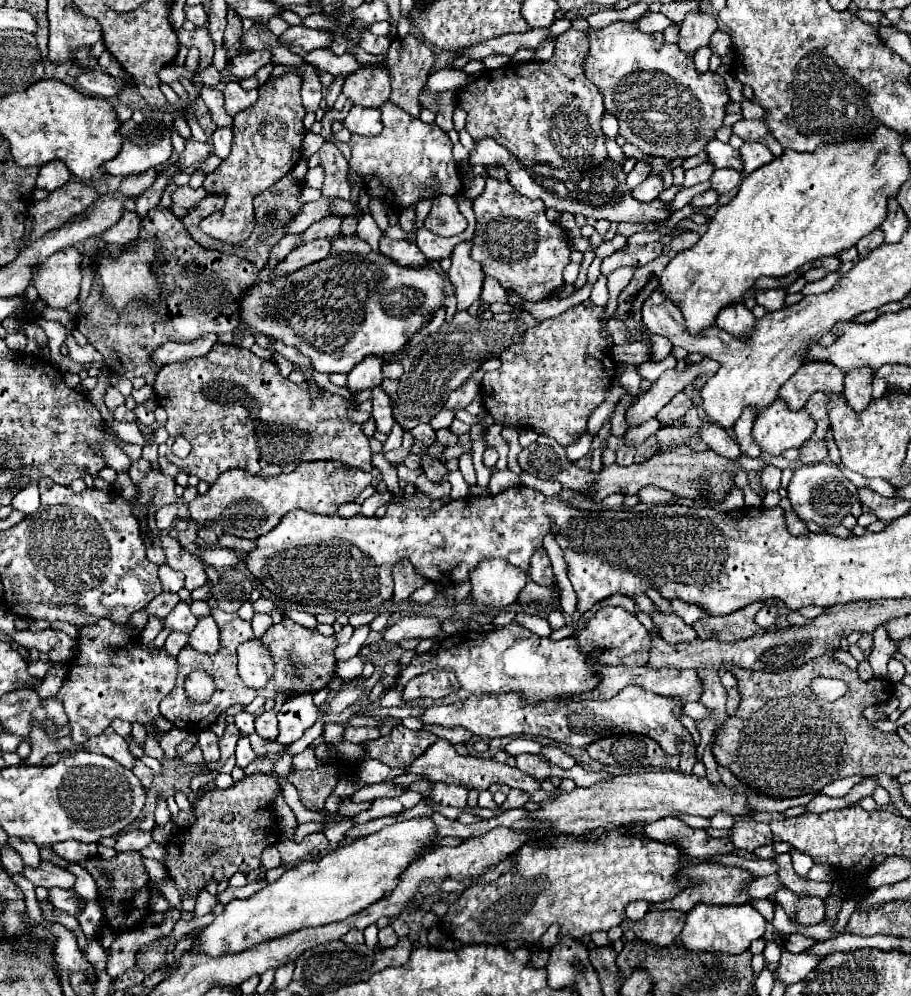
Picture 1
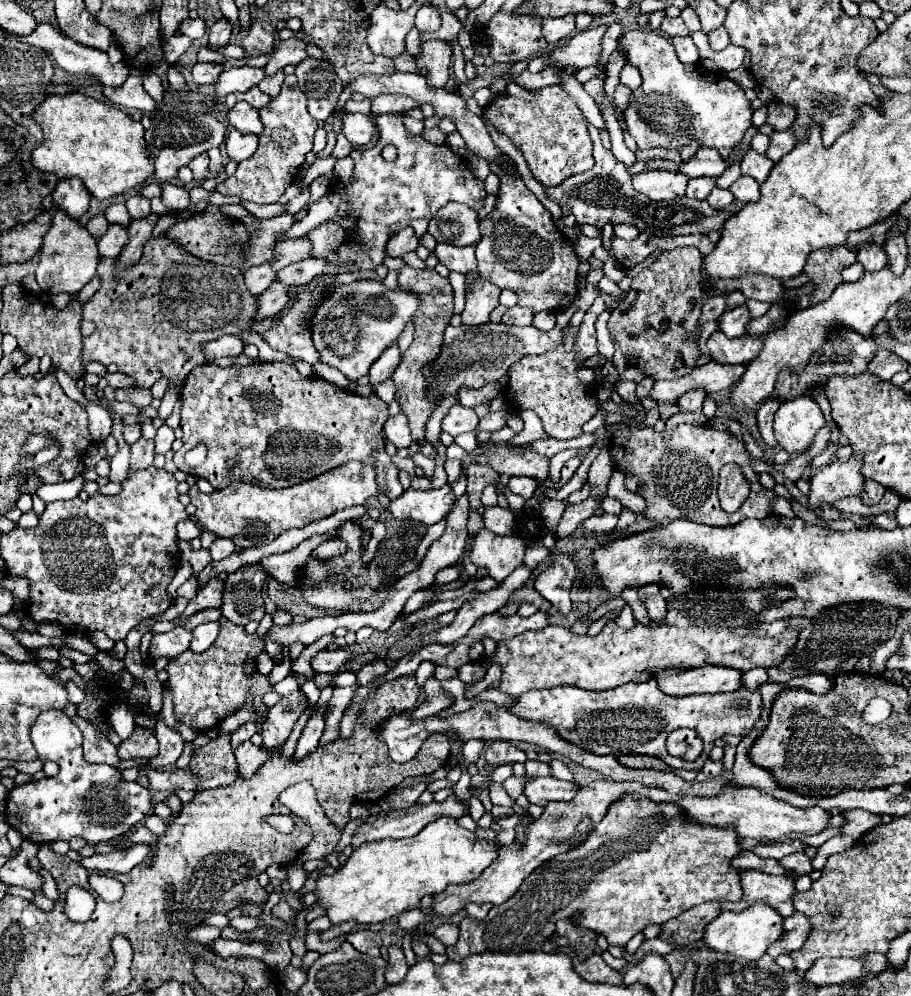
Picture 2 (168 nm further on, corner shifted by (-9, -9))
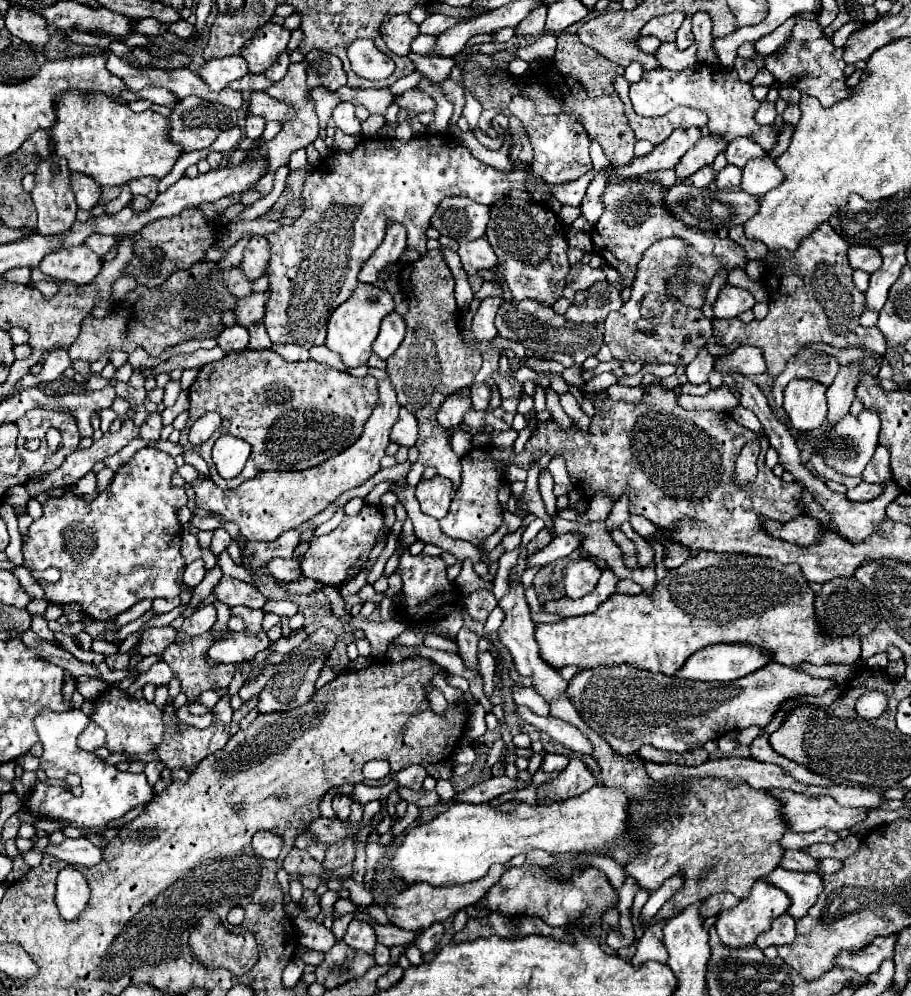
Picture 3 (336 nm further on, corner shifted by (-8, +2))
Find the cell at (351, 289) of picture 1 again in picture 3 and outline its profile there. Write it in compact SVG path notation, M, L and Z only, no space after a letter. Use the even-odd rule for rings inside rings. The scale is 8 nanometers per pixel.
M359 284L353 292L353 296L341 304L333 314L327 324L327 348L337 352L343 360L345 366L363 366L367 364L371 356L371 344L379 334L379 324L385 314L393 312L393 296L377 286L367 286Z

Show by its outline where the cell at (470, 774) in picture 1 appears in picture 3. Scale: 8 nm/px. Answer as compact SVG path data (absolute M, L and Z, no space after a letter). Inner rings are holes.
M571 758L569 766L563 772L559 772L555 776L555 780L551 780L551 784L547 784L547 788L537 788L537 796L539 796L539 800L543 800L543 796L567 798L567 796L583 794L597 784L599 784L599 780L589 772L585 762L579 758Z

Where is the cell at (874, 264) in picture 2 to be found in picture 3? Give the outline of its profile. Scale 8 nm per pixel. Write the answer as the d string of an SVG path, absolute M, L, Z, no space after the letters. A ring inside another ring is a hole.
M851 246L849 248L849 266L853 270L863 270L867 274L873 274L881 268L881 254L877 248L869 246Z

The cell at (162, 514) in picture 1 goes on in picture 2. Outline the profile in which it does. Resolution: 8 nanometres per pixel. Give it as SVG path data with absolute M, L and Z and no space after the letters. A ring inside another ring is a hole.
M182 519L182 521L178 521L176 531L178 531L178 537L180 537L180 539L186 539L186 541L190 541L190 539L194 539L194 537L200 535L200 529L198 529L196 523L190 521L190 519Z

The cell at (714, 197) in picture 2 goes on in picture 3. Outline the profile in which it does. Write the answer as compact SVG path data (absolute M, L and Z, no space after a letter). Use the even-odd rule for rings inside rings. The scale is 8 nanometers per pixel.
M725 166L719 174L717 174L717 188L725 190L725 188L737 188L741 184L741 174L743 170L737 166Z

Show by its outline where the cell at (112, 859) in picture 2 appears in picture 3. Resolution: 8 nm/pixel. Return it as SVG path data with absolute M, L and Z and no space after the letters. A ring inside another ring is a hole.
M65 838L61 844L47 844L41 854L45 856L53 856L59 860L65 860L67 864L81 864L81 866L91 866L99 862L101 856L101 848L93 846L87 838Z

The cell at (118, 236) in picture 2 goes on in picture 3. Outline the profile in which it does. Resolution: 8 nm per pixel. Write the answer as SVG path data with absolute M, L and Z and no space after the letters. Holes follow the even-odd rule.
M95 234L95 236L89 236L89 238L85 240L85 244L87 244L97 256L103 258L103 256L113 248L115 236L99 236L99 234Z

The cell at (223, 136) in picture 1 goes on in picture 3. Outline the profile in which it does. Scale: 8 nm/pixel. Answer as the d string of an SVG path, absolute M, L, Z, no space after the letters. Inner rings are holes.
M249 114L249 116L245 118L245 136L247 136L247 138L257 140L257 138L261 138L263 130L265 130L265 120L263 120L261 116Z

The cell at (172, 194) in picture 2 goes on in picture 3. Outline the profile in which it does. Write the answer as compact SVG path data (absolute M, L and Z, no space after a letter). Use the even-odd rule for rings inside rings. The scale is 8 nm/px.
M141 178L141 180L131 180L127 182L131 188L131 194L149 194L149 192L157 192L157 182L159 180L151 180L151 178Z

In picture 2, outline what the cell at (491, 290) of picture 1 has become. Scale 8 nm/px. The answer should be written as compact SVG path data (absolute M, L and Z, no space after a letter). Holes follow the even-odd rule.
M514 305L514 307L510 307L510 309L502 315L502 323L526 327L526 325L532 325L532 317L534 317L534 313L528 311L528 307Z

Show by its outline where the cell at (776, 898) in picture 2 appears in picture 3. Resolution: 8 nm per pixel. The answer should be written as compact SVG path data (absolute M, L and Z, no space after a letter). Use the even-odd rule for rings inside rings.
M775 868L775 872L771 872L771 876L765 878L765 882L775 884L777 888L781 888L783 892L789 894L791 898L791 916L795 920L803 918L807 914L807 910L817 902L819 894L823 892L823 882L819 874L801 874L801 872L789 872L783 868Z

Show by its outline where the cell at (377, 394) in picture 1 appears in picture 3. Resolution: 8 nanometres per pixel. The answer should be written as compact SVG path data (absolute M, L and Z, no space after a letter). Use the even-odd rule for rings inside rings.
M401 408L399 418L391 428L391 442L405 446L405 448L411 448L417 442L417 432L419 432L417 418L407 408Z

